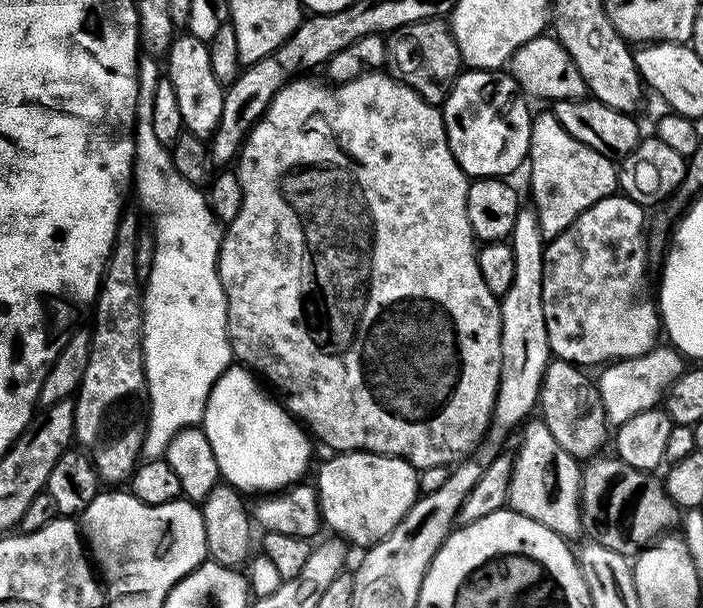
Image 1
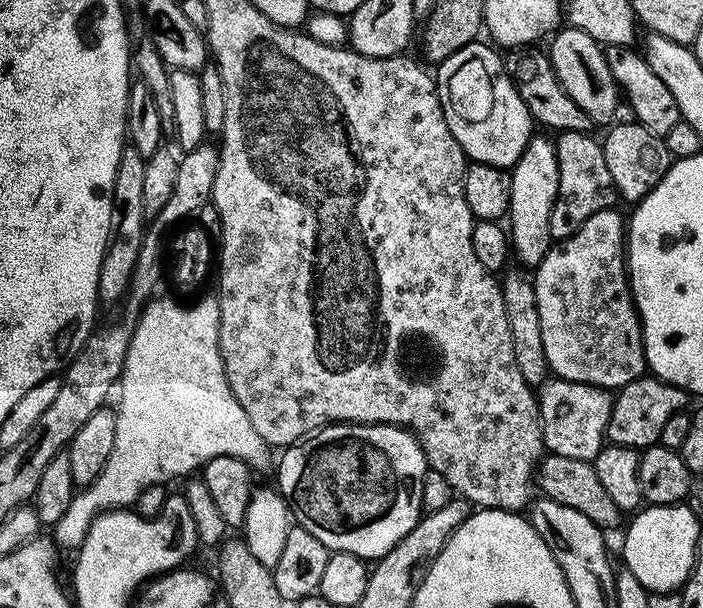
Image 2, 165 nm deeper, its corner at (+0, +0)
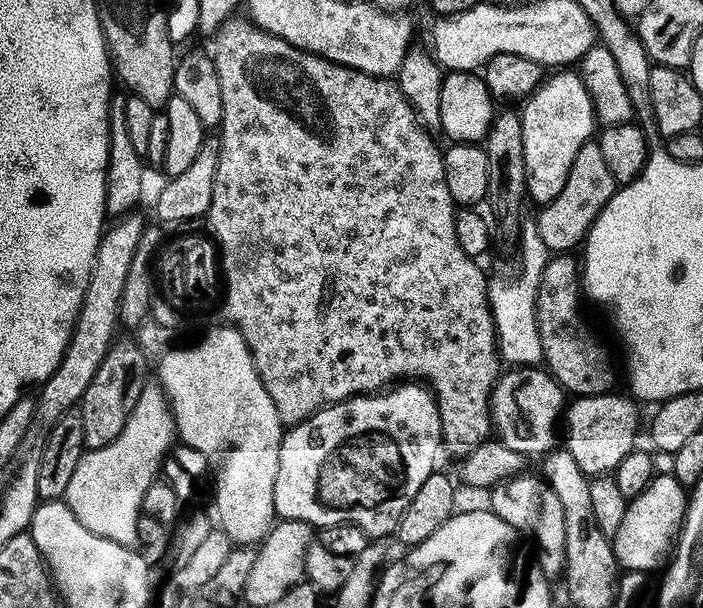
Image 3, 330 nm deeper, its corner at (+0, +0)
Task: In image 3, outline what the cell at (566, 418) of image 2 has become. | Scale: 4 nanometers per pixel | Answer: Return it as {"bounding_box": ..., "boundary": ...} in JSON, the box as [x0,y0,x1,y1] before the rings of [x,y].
{"bounding_box":[489,366,565,456],"boundary":[[[526,366],[505,371],[489,396],[490,415],[497,439],[500,439],[510,450],[525,456],[545,455],[557,443],[558,425],[565,402],[564,390],[545,369]]]}

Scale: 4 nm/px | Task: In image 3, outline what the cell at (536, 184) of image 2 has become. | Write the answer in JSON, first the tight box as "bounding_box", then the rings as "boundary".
{"bounding_box":[520,70,598,206],"boundary":[[[572,70],[553,72],[556,73],[553,76],[551,73],[523,101],[520,112],[522,154],[526,156],[526,196],[536,206],[549,204],[558,198],[562,186],[566,186],[570,166],[574,166],[574,158],[578,158],[578,150],[593,139],[598,128],[595,106],[579,75]]]}

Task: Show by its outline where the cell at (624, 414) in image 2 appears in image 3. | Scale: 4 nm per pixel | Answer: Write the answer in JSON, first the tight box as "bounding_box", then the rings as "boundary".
{"bounding_box":[562,391,640,478],"boundary":[[[611,391],[603,392],[600,396],[577,396],[567,401],[566,407],[562,413],[562,444],[563,447],[567,448],[570,458],[574,458],[574,462],[578,462],[578,470],[582,470],[585,476],[591,478],[593,476],[606,476],[615,473],[618,462],[622,462],[622,458],[626,458],[626,454],[630,454],[637,447],[636,444],[636,431],[640,428],[640,412],[637,401],[629,398],[627,395],[624,396],[612,396]]]}

